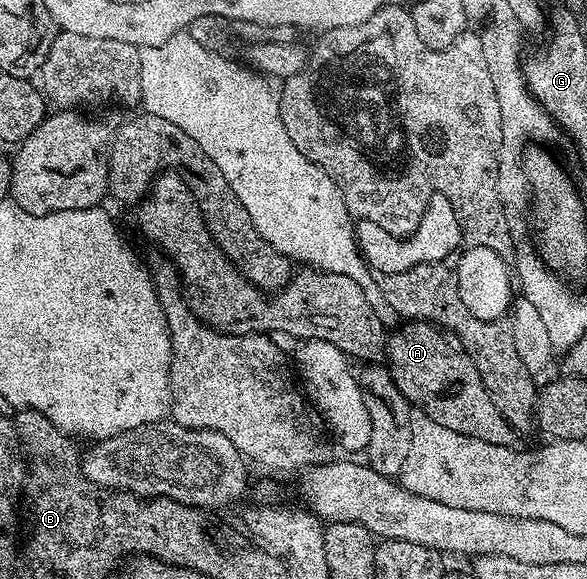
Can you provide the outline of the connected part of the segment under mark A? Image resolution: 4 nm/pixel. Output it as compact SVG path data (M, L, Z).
M411 320L404 326L407 327L400 334L390 335L385 351L385 365L393 376L393 384L397 384L397 388L412 407L426 417L437 420L441 428L461 432L461 436L473 436L477 440L485 440L485 444L514 447L517 431L507 423L505 416L501 416L497 404L493 404L473 360L463 351L461 340L456 334L450 334L442 326L436 326L434 322Z

